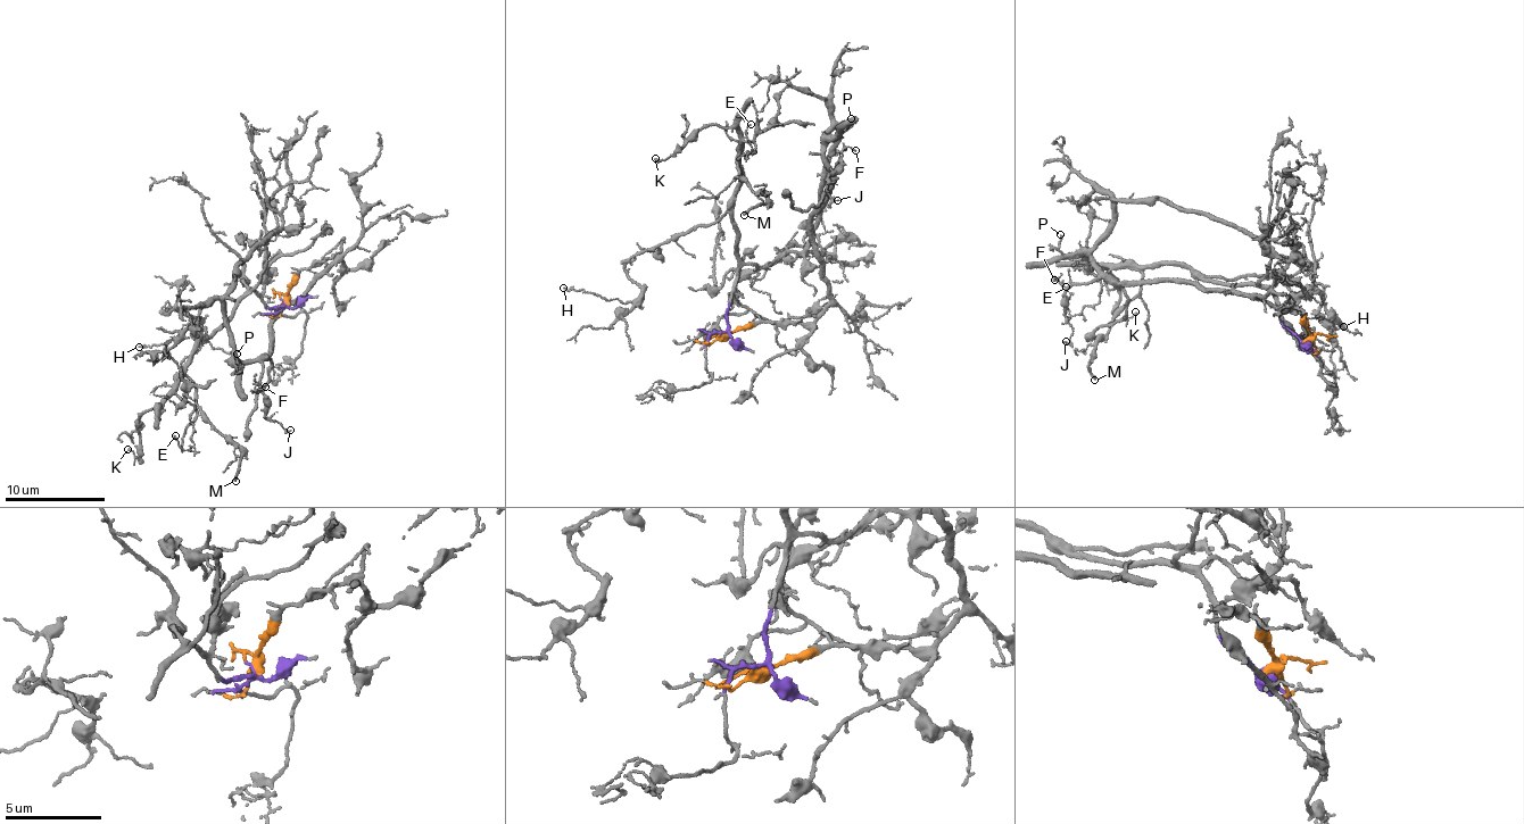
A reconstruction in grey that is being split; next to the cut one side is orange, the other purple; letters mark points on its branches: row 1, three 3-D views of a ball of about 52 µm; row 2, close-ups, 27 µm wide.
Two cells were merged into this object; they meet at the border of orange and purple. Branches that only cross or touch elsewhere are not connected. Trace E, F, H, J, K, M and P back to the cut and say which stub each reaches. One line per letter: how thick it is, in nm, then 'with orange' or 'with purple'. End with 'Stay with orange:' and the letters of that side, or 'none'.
E: 90 nm thick; with purple
F: 100 nm thick; with orange
H: 100 nm thick; with purple
J: 170 nm thick; with orange
K: 110 nm thick; with purple
M: 180 nm thick; with purple
P: 130 nm thick; with orange
Stay with orange: F, J, P

